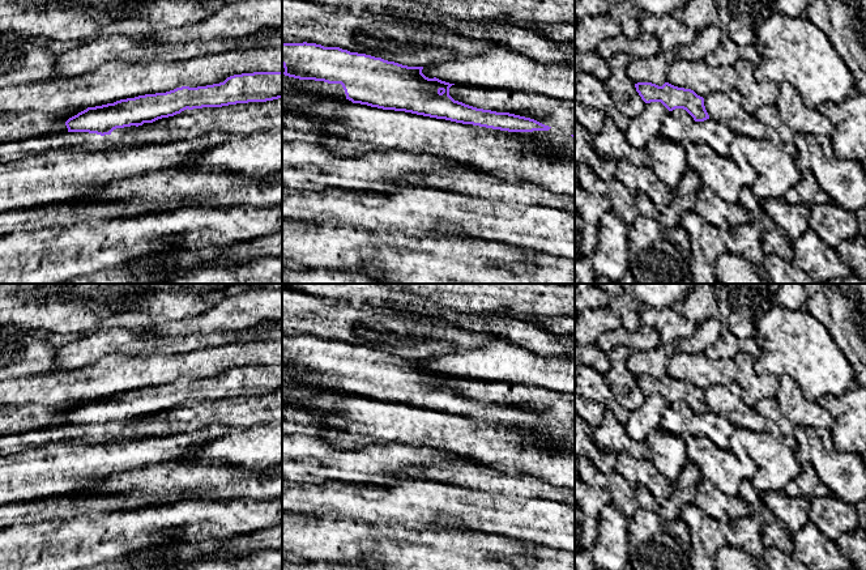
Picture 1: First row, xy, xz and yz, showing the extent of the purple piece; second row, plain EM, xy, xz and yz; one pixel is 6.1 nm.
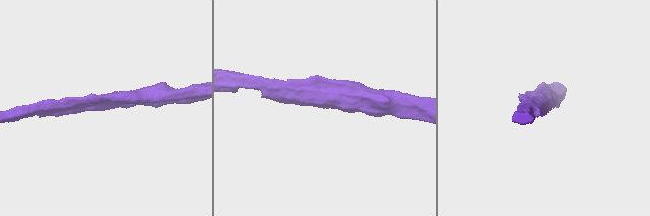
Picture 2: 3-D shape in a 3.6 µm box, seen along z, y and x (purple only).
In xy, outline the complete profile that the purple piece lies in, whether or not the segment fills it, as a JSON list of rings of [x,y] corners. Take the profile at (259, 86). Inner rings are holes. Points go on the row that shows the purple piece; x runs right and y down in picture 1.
[[[253,72],[227,77],[206,86],[182,86],[88,107],[65,122],[68,132],[111,135],[116,128],[142,126],[184,110],[222,107],[282,98],[282,72]]]

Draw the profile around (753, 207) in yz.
[[[750,187],[741,190],[738,203],[748,213],[751,221],[762,226],[763,252],[765,255],[775,254],[784,260],[792,261],[792,242],[780,233],[775,221],[763,210],[760,201],[754,196]]]

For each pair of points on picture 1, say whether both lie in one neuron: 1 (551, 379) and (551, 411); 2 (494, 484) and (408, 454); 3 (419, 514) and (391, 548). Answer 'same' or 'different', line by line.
1: different
2: different
3: different

